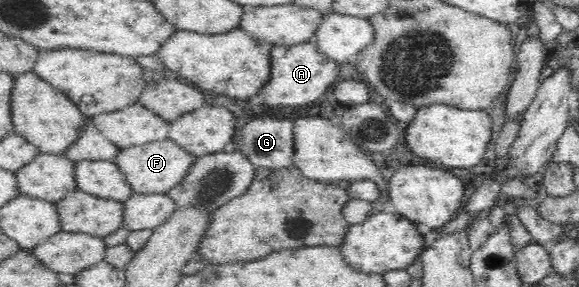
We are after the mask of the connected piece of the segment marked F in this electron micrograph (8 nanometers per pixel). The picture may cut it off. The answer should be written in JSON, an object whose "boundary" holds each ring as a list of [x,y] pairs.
{"boundary":[[[166,138],[122,149],[114,161],[122,168],[122,173],[126,174],[126,180],[132,184],[135,194],[167,193],[172,187],[182,183],[182,179],[197,163],[198,157],[199,155],[190,153],[173,139]]]}

